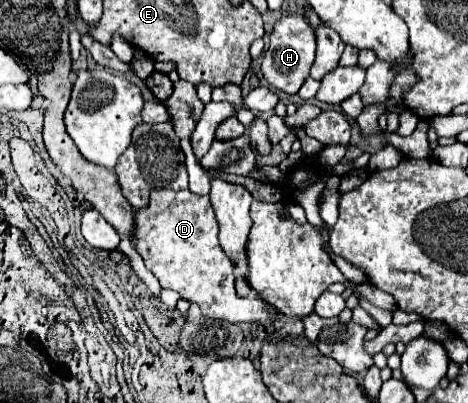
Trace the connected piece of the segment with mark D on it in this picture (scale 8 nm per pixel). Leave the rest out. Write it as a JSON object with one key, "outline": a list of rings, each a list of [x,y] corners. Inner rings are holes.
{"outline":[[[153,189],[149,205],[133,211],[133,223],[133,247],[163,289],[173,289],[181,299],[197,303],[203,315],[211,319],[223,319],[229,323],[253,321],[259,325],[267,325],[275,319],[261,297],[237,297],[233,263],[225,257],[219,245],[219,223],[209,197],[199,197],[189,189]]]}

